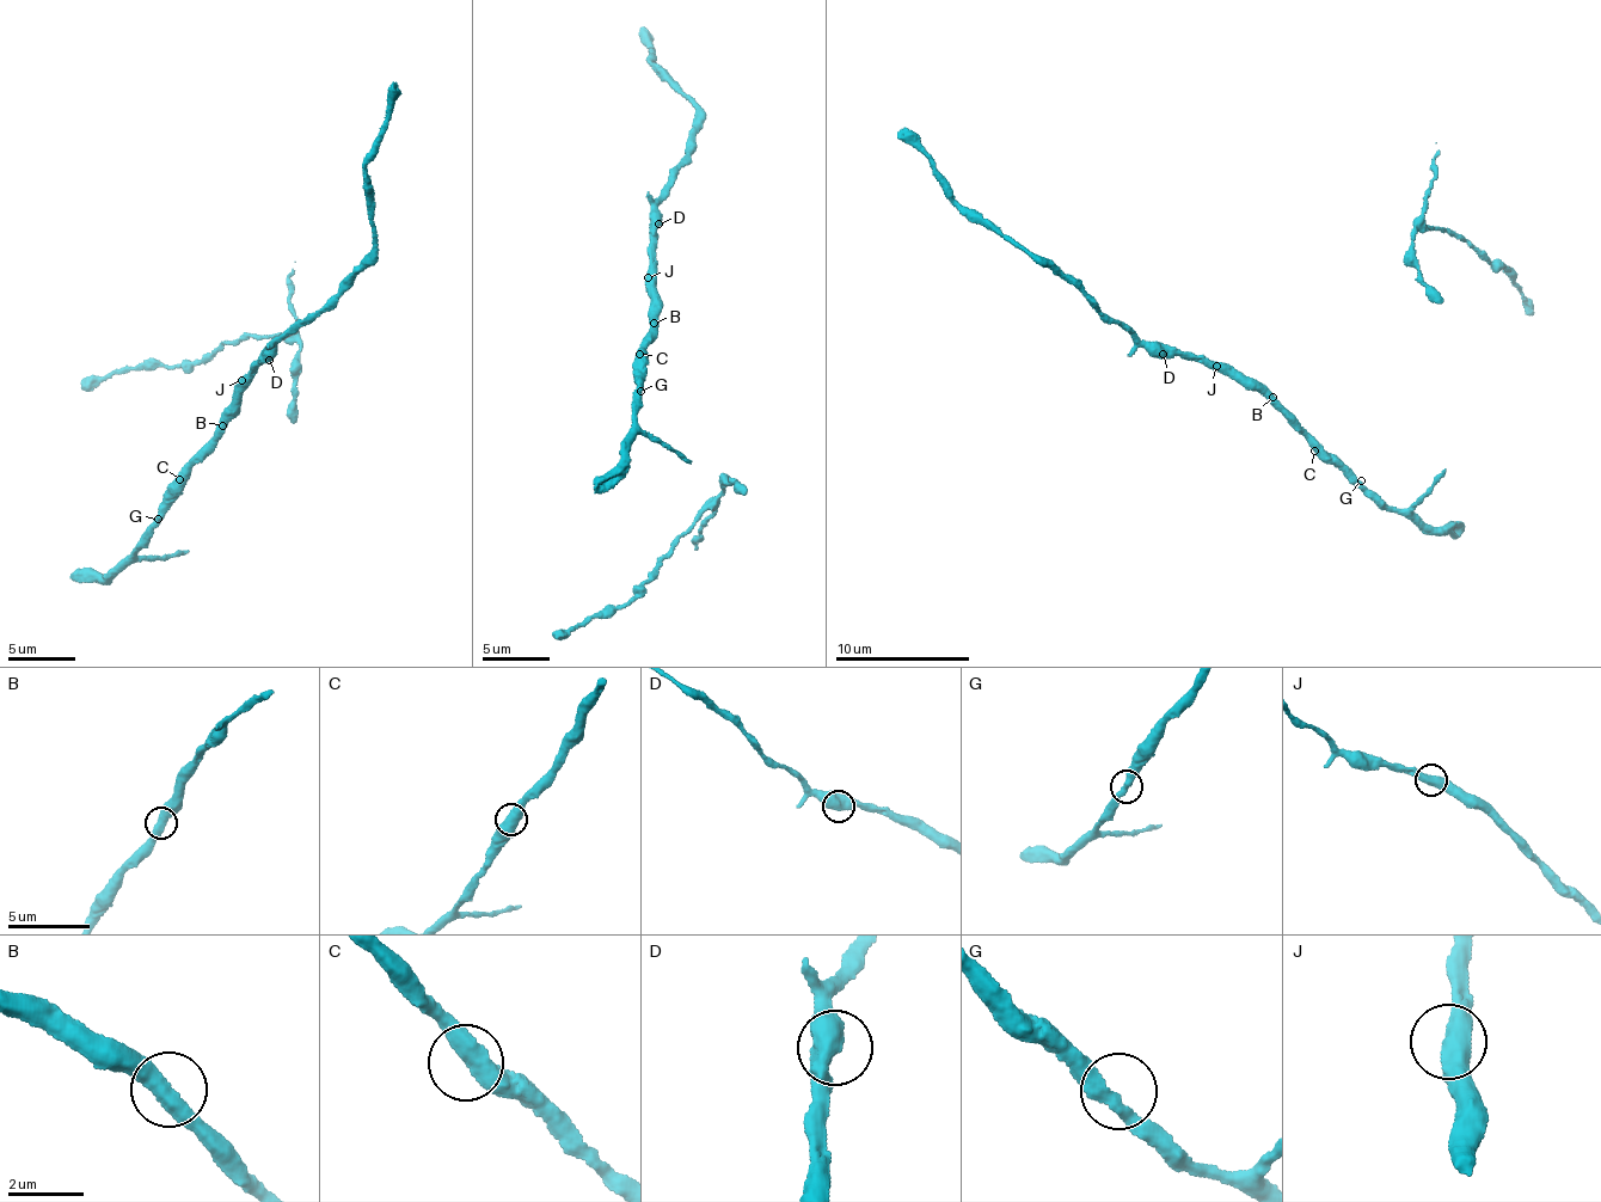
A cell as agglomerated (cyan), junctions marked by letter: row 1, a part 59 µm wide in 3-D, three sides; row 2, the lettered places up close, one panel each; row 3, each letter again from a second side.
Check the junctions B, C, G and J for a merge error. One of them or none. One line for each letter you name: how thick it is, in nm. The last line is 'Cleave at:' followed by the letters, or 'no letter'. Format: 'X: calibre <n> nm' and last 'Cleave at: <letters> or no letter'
Cleave at: no letter

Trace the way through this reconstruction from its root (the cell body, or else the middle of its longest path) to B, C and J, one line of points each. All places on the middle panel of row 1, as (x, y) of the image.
B: (638, 382), (637, 355), (645, 347), (651, 330), (649, 324), (654, 322)
C: (638, 382), (639, 354)
J: (638, 382), (637, 355), (645, 347), (654, 326), (651, 317), (656, 313), (649, 278)

